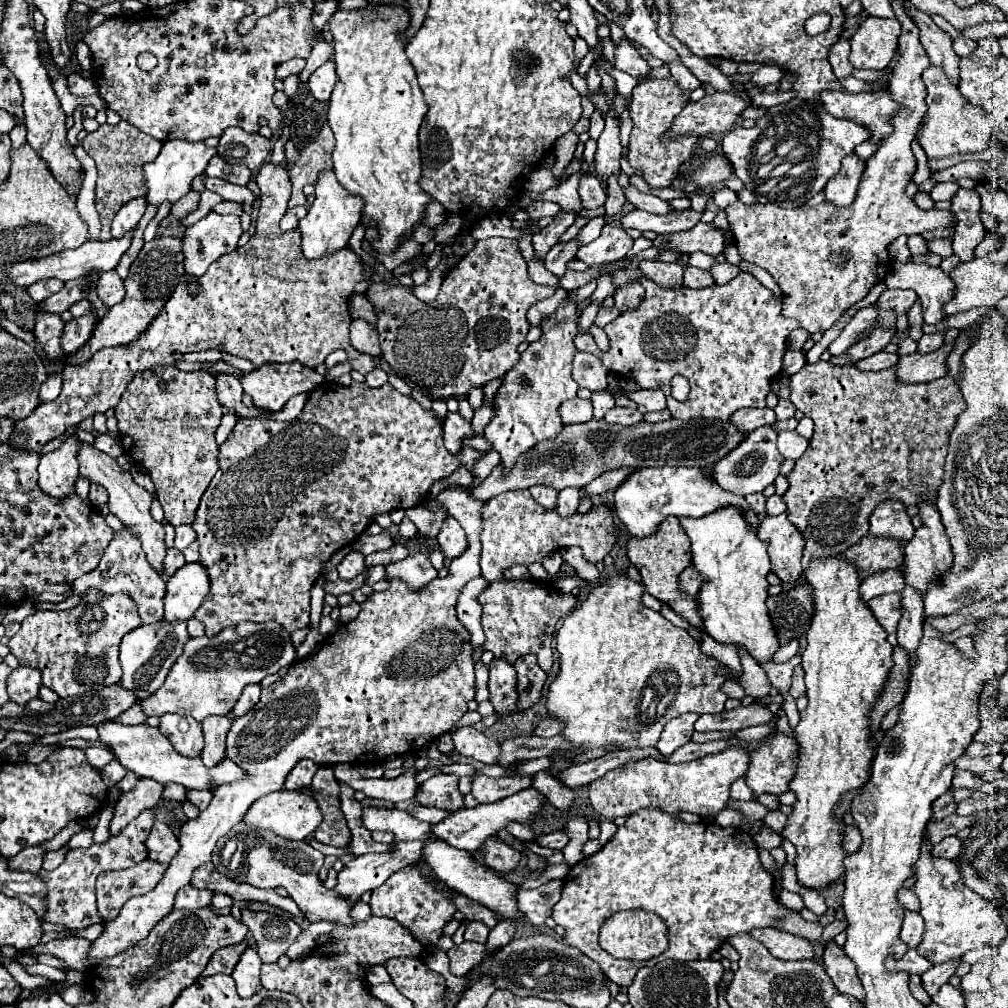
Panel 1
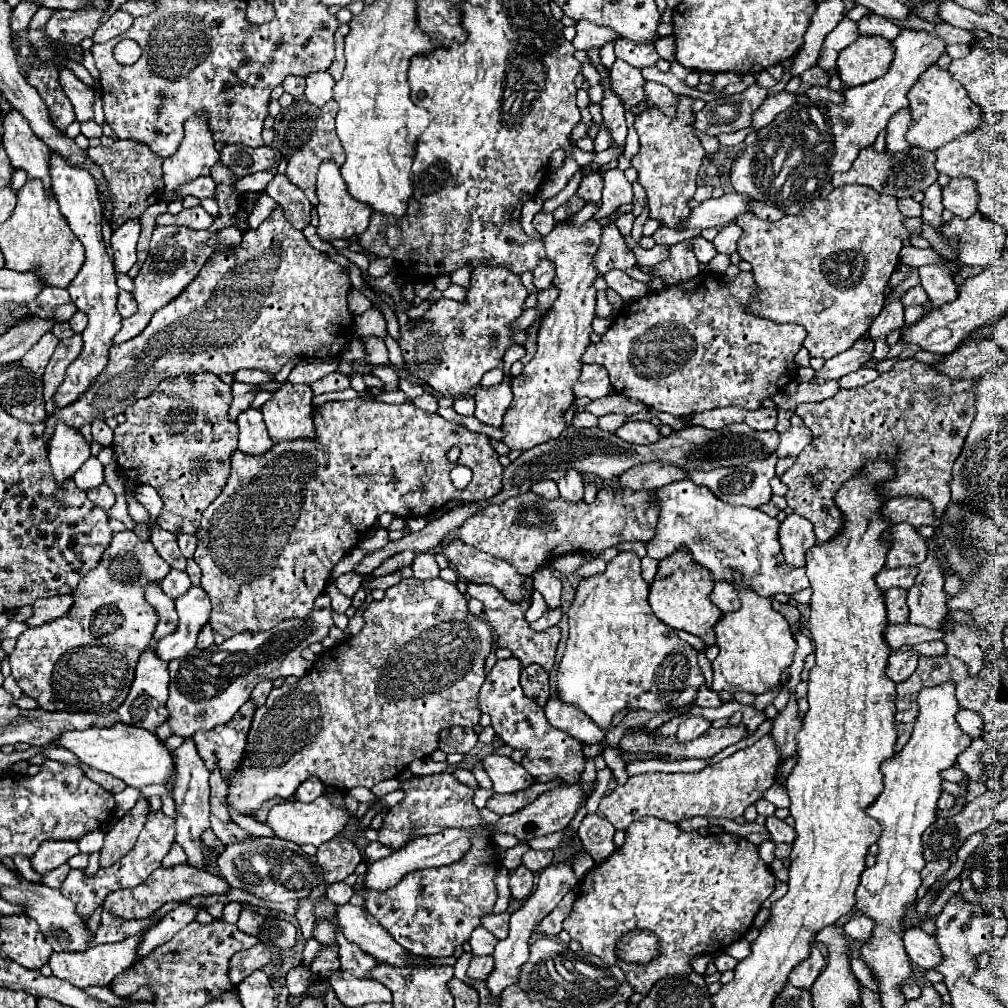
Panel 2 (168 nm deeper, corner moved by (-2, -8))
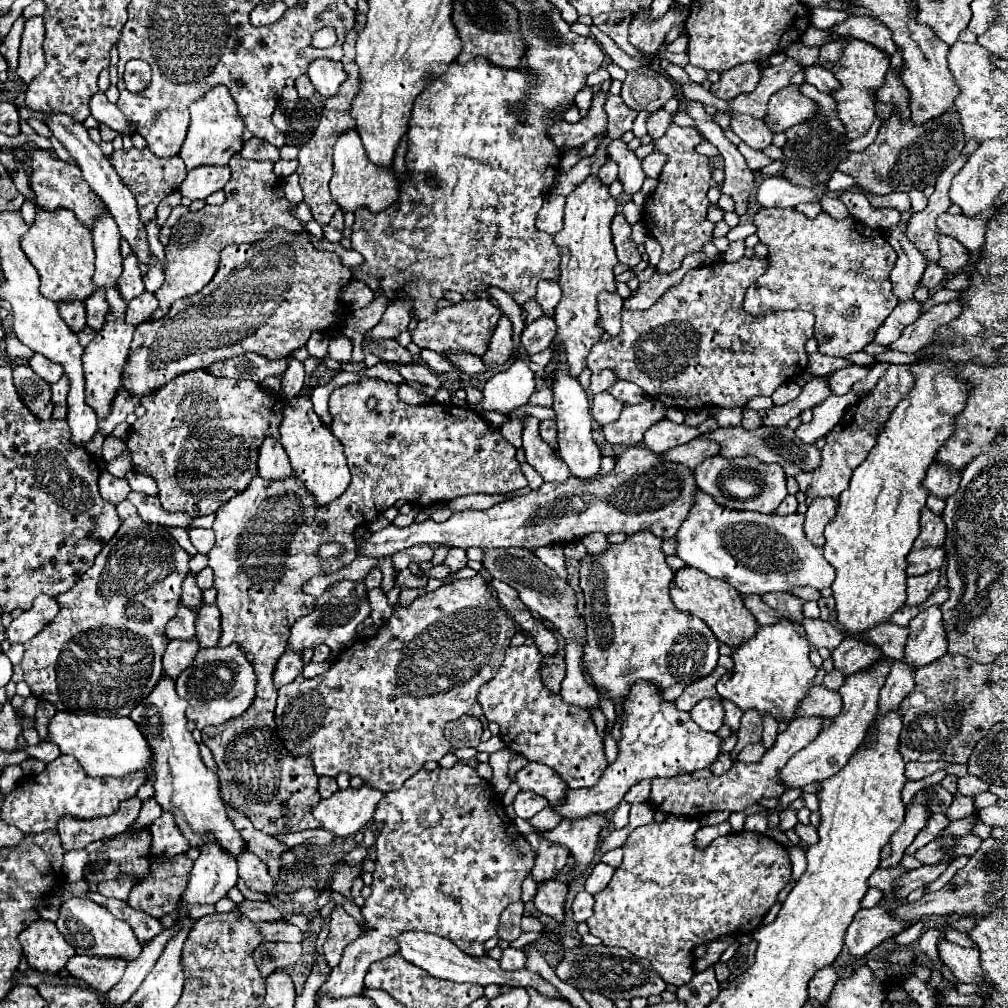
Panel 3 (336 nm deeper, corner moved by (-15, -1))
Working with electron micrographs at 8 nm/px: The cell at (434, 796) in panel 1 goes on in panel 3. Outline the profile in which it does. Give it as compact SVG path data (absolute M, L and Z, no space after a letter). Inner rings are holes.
M458 761L454 767L450 767L450 769L442 769L442 767L438 767L438 769L434 769L434 771L422 769L420 773L412 775L412 777L402 785L402 789L388 793L388 795L380 801L380 805L378 805L376 811L374 811L374 821L376 821L376 823L382 823L382 829L380 829L380 835L378 835L378 839L376 839L376 871L372 873L372 877L374 877L374 881L372 881L372 895L366 899L366 903L364 903L364 907L362 907L362 917L364 917L364 921L362 921L362 935L360 935L356 941L352 941L352 943L346 945L340 965L334 967L334 969L330 971L326 983L320 987L318 995L320 995L320 993L328 993L328 995L332 995L332 997L360 995L362 989L364 989L364 977L366 977L366 973L368 973L368 967L370 967L374 961L382 961L382 959L386 959L386 957L398 953L398 943L396 943L396 939L398 939L398 935L404 933L404 931L434 933L434 935L440 935L440 937L450 939L452 943L456 943L460 949L464 949L466 953L470 953L470 955L474 955L474 957L486 955L484 943L486 943L490 937L496 935L498 925L500 925L500 913L502 913L510 903L514 903L514 901L520 899L522 881L530 875L532 865L534 865L534 859L536 859L536 851L530 847L530 843L526 841L526 837L518 833L516 827L514 827L514 833L506 833L506 829L512 825L512 821L510 821L510 817L506 815L504 805L502 805L502 799L500 799L500 795L494 791L492 783L486 781L486 779L482 779L482 777L476 773L474 767L470 767L470 765L466 765L466 763L460 763L460 761Z

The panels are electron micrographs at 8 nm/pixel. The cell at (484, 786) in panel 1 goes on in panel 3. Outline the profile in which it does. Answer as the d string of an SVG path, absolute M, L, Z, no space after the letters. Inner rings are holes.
M520 791L514 799L514 811L522 819L532 819L544 807L548 807L548 801L544 801L544 797L530 791Z

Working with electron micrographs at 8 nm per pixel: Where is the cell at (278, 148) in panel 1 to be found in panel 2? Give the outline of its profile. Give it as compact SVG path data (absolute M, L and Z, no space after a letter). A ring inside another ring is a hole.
M275 172L273 180L267 184L265 192L273 200L281 202L281 206L285 210L285 218L293 228L305 230L309 226L311 202L307 200L307 196L299 188L295 188L295 184L291 184L291 180L287 180L285 172Z

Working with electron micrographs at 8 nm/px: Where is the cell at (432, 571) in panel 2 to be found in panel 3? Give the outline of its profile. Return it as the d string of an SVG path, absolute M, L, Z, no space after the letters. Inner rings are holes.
M452 547L450 553L448 553L448 557L446 557L446 561L444 561L444 565L448 565L452 569L452 573L458 571L458 569L462 569L462 567L466 567L466 563L468 563L466 551L458 549L458 547Z

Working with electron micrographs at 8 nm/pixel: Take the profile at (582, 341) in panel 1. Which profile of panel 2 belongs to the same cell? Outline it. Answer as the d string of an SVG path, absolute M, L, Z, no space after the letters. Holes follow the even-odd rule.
M709 272L689 280L687 288L669 286L661 292L649 292L619 312L607 334L585 350L581 363L605 366L615 392L627 398L637 398L649 408L669 412L677 418L725 406L759 410L765 398L773 398L793 380L793 370L797 372L795 354L807 332L799 324L777 324L747 312L747 304L755 294L757 286L751 272L739 272L729 284L723 284L717 274Z

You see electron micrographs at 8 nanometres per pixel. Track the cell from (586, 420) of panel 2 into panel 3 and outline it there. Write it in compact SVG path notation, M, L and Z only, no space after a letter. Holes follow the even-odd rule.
M610 393L594 395L594 399L592 399L592 417L600 425L608 425L608 423L616 421L620 417L622 409L624 409L624 403L614 399Z

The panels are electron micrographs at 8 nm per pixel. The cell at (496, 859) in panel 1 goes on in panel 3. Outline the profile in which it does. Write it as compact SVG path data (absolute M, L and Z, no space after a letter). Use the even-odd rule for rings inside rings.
M546 881L538 885L534 905L542 915L552 917L556 923L564 923L564 903L568 895L568 885L562 881Z

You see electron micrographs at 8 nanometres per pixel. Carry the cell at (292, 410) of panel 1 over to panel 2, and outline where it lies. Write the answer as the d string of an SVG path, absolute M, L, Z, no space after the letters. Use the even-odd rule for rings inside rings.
M259 410L241 412L237 418L239 426L239 450L247 454L263 454L271 448L273 440L263 424Z

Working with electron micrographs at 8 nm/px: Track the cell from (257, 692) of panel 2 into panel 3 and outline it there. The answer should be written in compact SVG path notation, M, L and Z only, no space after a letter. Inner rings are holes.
M286 651L278 665L276 665L276 671L274 671L274 685L280 689L282 685L288 685L292 683L304 669L304 661L302 661L302 653L298 651Z

